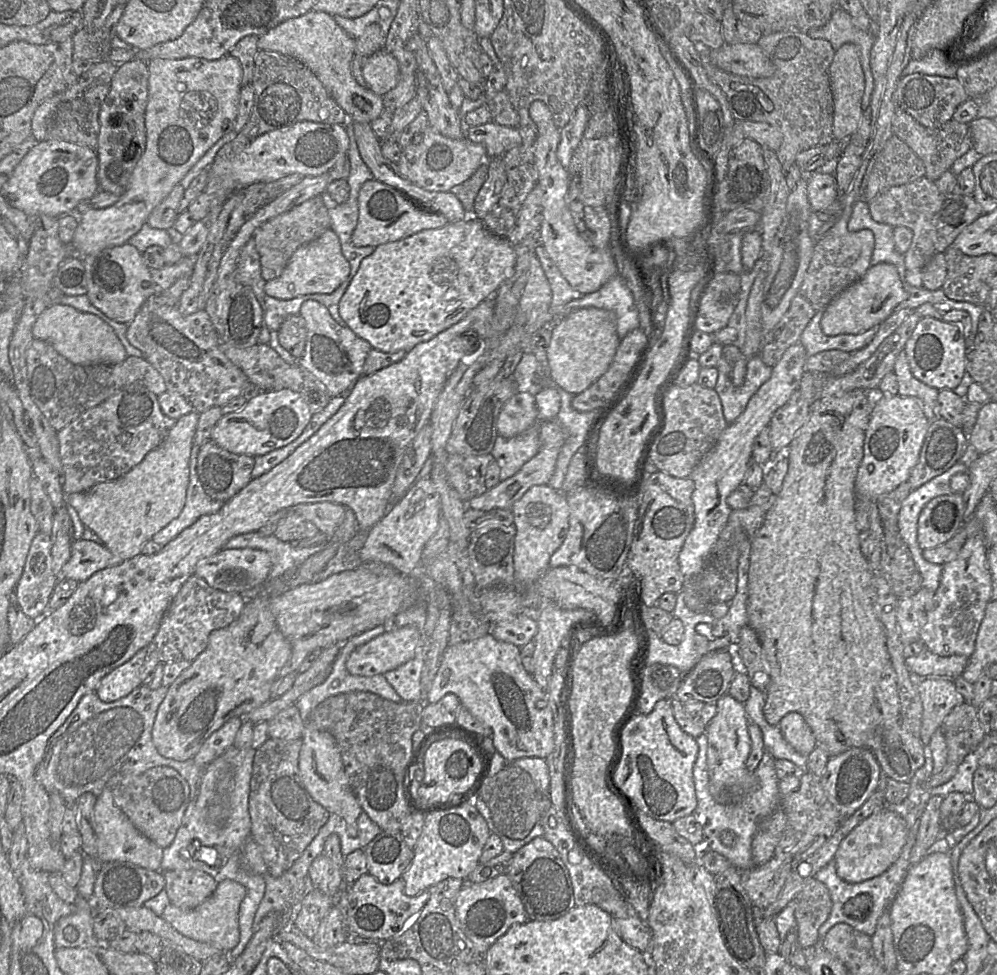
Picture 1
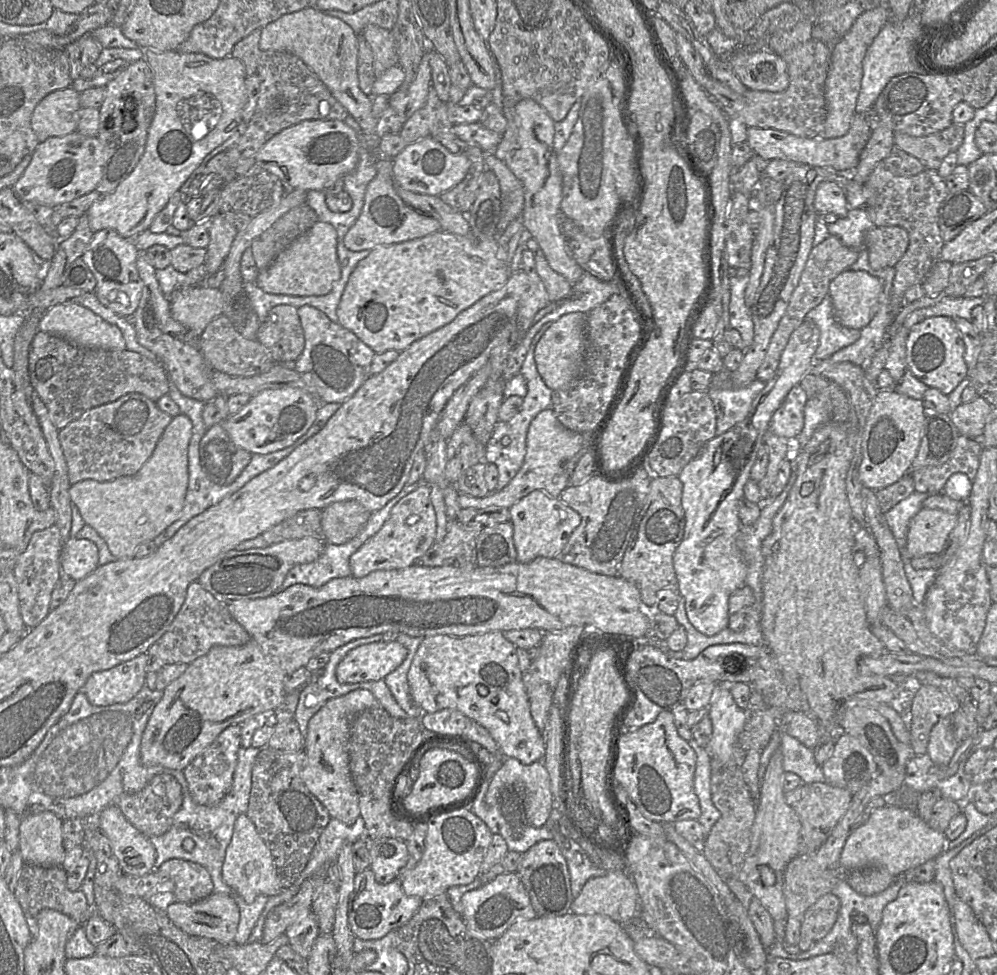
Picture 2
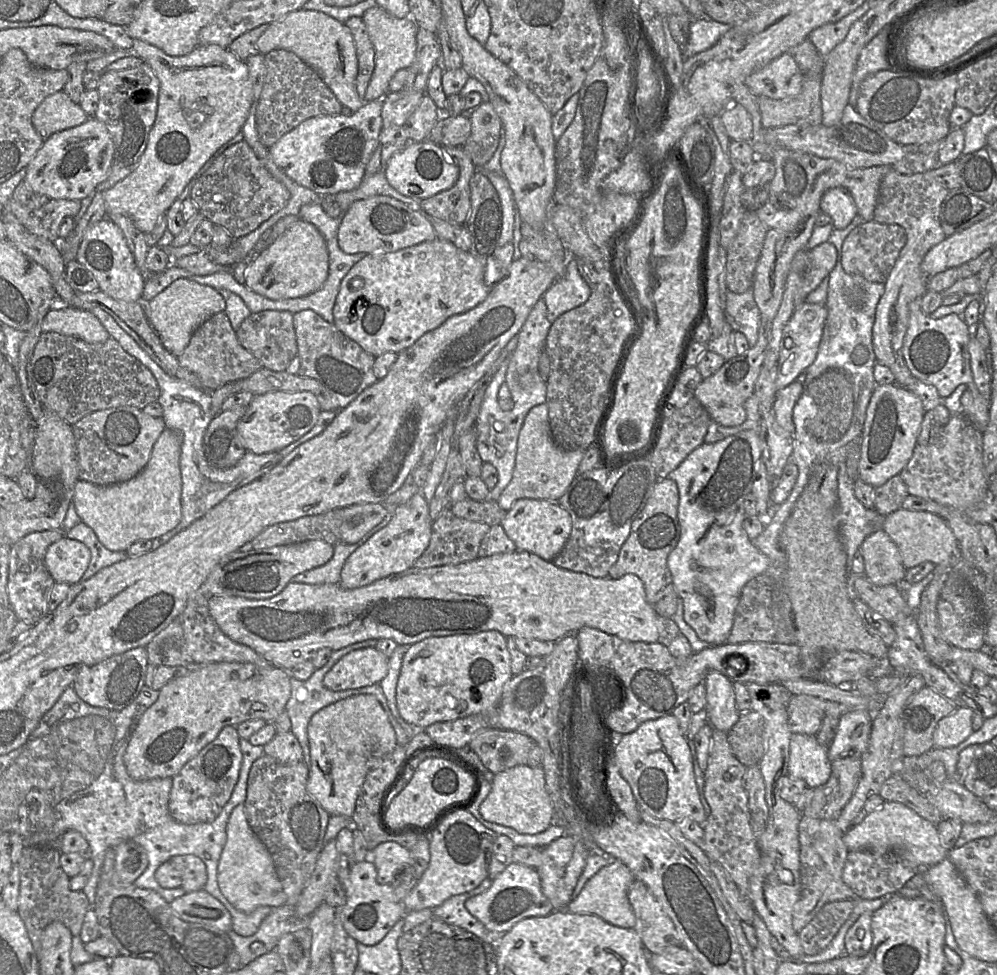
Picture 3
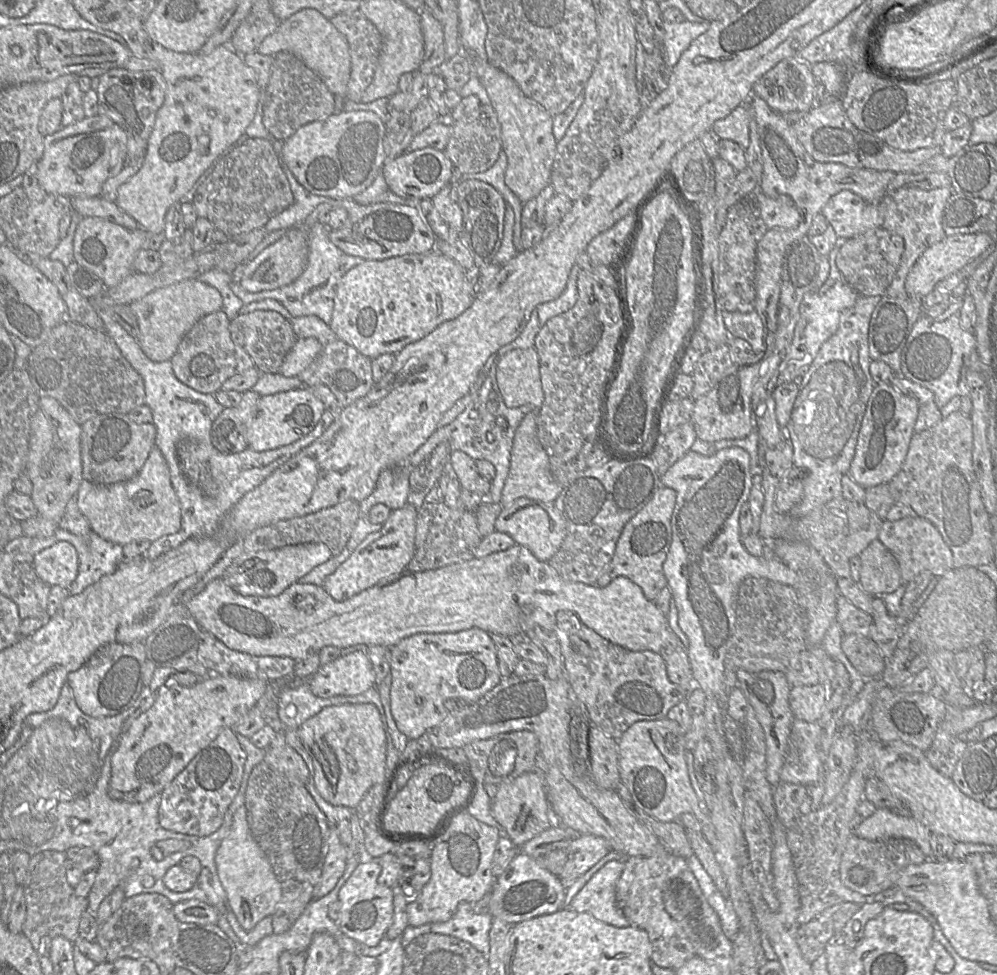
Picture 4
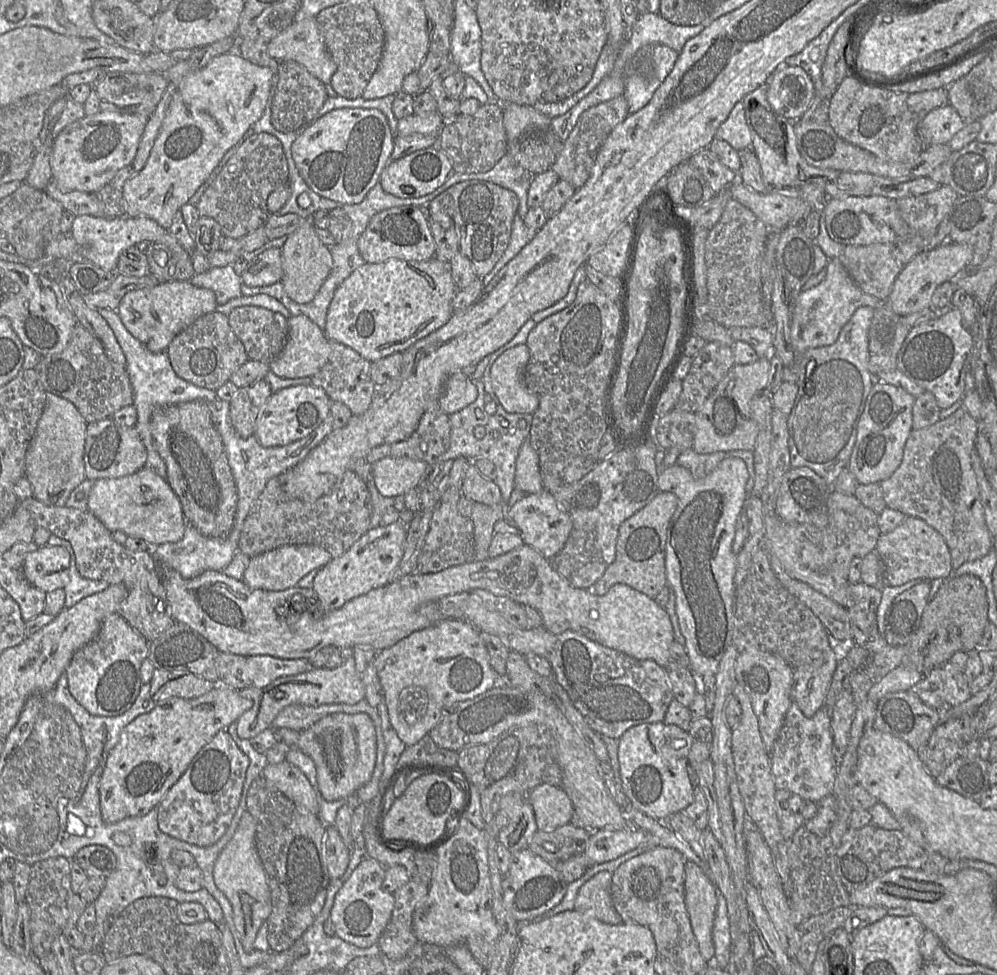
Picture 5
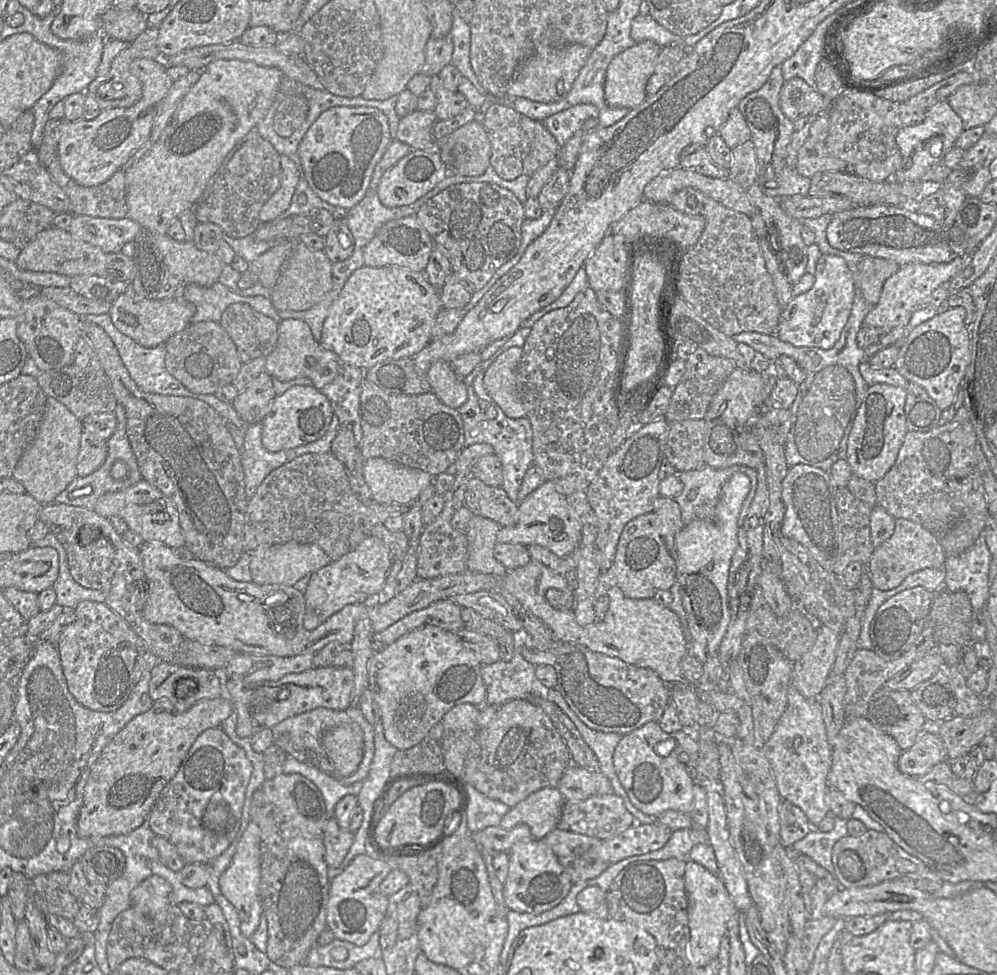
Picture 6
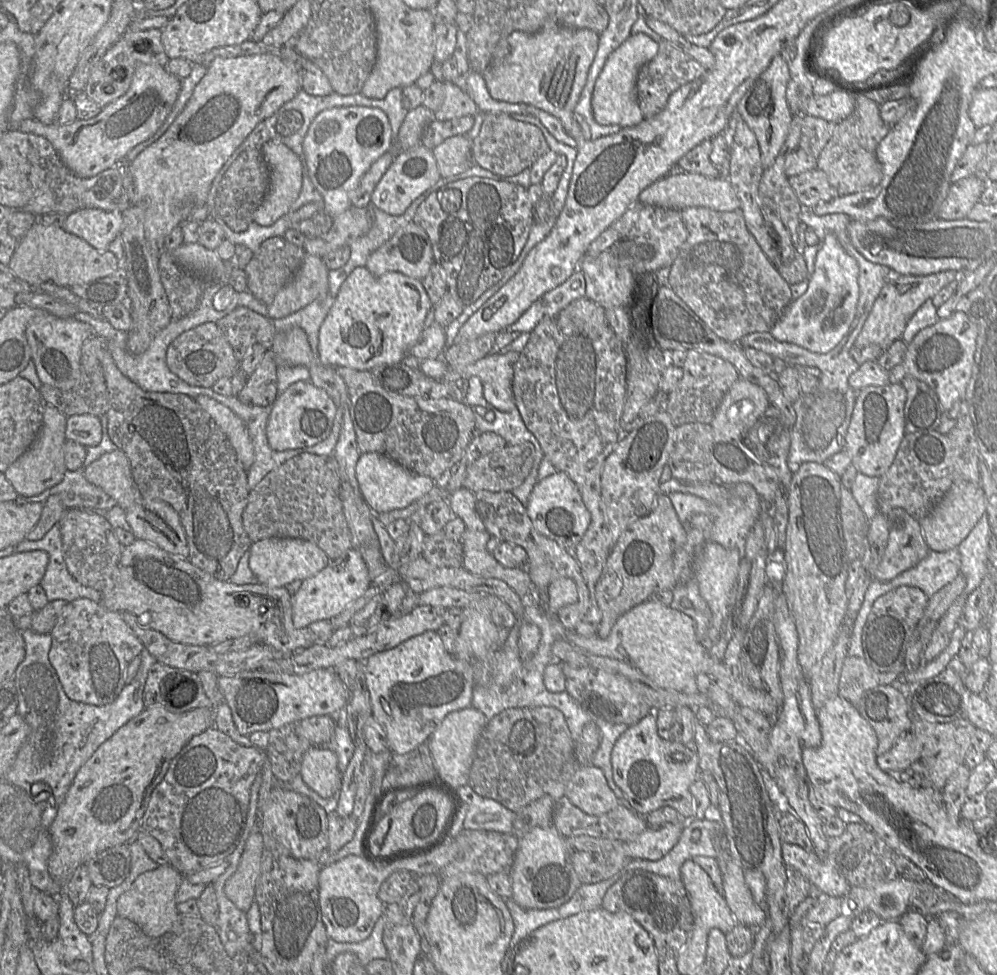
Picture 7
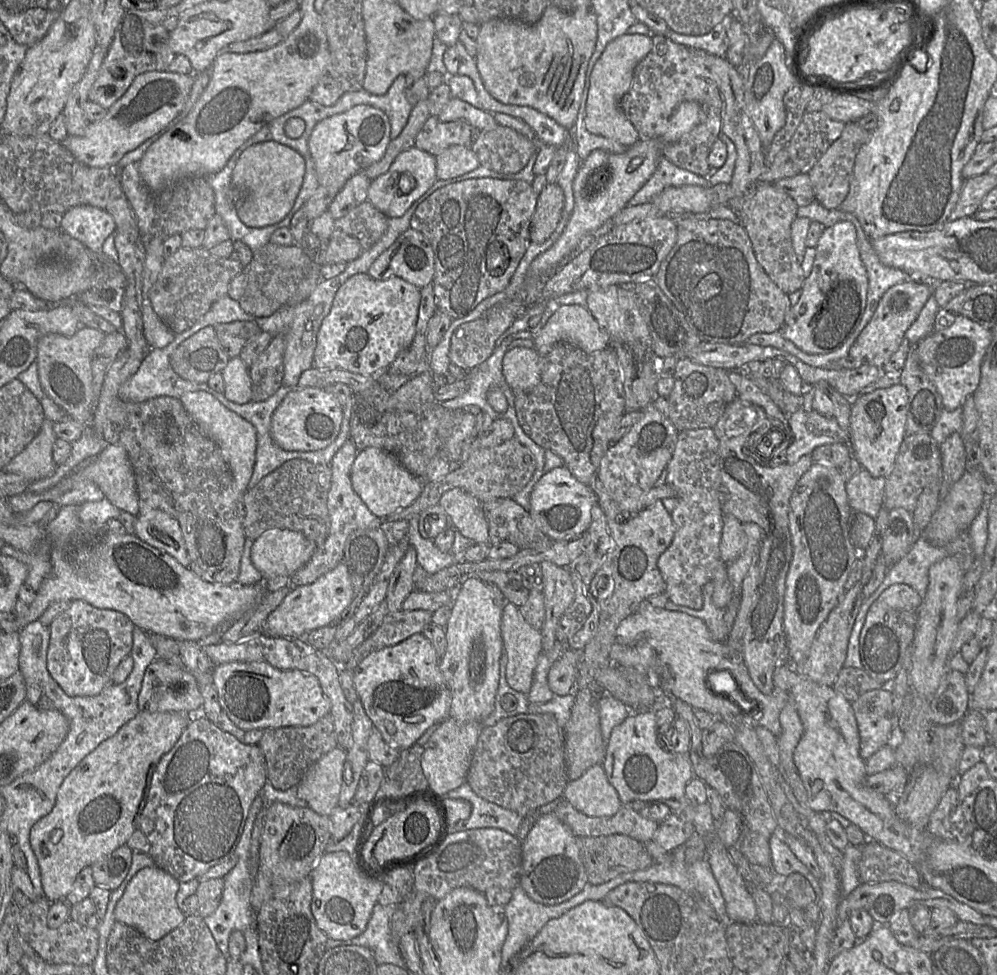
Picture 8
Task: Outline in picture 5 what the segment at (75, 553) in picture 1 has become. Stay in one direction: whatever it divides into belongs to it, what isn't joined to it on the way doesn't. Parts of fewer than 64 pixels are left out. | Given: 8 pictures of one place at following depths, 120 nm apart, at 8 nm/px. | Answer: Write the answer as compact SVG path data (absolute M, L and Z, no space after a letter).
M46 544L26 555L24 574L30 584L47 593L68 584L69 565L70 555L64 547Z

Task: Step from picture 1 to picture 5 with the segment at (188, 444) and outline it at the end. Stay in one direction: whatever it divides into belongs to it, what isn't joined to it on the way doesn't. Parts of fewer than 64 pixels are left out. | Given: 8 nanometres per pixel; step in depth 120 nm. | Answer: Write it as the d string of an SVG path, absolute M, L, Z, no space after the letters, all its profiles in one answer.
M147 467L128 476L94 481L87 509L110 532L122 531L143 539L149 546L176 543L185 533L186 519L177 495L165 479Z

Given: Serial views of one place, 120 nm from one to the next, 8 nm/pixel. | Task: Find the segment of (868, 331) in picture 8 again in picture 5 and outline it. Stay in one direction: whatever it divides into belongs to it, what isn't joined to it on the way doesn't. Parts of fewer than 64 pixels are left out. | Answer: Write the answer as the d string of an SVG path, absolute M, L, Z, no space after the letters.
M951 241L916 255L908 262L897 276L887 298L893 311L900 316L907 316L932 307L931 299L936 288L946 281L953 281L970 264L973 250L967 244Z

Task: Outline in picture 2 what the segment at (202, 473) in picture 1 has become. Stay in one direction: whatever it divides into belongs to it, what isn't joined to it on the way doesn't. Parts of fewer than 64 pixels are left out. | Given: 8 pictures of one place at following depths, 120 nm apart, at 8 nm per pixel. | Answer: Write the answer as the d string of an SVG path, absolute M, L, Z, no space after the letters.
M223 424L207 429L200 441L200 460L208 477L216 484L231 484L245 469L252 454L236 446Z

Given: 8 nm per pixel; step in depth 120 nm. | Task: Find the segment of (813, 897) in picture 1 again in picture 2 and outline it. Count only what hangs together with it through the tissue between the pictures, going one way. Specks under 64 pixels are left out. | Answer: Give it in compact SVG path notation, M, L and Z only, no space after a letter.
M832 892L820 897L807 909L797 943L801 951L809 950L829 933L836 922L839 909L840 899Z

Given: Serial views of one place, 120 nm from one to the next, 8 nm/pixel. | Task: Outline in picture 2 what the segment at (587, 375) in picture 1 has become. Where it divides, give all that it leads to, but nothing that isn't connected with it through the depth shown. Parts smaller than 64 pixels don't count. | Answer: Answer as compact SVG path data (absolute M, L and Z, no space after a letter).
M573 312L552 323L537 343L534 352L537 370L552 391L567 388L567 385L579 376L584 359L585 336L586 314Z

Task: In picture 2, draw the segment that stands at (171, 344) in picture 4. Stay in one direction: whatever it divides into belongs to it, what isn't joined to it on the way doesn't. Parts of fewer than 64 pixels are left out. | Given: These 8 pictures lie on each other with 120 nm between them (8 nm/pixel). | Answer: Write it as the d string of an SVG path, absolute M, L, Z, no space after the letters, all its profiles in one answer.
M187 286L169 296L172 317L200 337L208 324L223 314L223 298L219 288Z

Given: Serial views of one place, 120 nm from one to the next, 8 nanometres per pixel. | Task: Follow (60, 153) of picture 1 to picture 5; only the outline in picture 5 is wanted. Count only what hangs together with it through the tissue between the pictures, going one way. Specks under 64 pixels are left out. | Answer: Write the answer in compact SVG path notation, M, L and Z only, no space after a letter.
M99 111L67 125L55 138L50 159L52 180L59 188L79 190L93 193L100 190L123 167L135 158L139 141L147 124L148 118L142 115L113 111Z

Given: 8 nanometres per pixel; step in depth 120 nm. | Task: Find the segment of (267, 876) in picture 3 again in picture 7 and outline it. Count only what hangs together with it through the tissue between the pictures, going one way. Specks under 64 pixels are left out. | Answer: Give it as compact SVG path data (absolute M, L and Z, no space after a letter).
M254 828L246 841L236 871L224 885L227 898L244 913L255 901L255 887L261 869L262 851L263 837Z

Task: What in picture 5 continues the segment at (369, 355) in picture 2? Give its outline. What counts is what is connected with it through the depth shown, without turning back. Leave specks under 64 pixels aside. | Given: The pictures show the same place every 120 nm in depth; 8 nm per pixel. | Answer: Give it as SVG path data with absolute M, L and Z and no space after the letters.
M329 340L331 353L327 363L310 377L311 385L322 388L331 401L344 403L352 415L363 414L370 406L375 383L370 376L371 362L358 352L342 343Z

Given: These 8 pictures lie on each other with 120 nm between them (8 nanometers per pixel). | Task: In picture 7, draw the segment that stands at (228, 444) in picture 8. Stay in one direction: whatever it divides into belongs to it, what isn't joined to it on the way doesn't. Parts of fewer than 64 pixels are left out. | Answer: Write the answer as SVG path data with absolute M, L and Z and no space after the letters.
M199 395L194 399L227 436L243 469L248 472L254 461L254 449L245 423L230 408L211 397Z

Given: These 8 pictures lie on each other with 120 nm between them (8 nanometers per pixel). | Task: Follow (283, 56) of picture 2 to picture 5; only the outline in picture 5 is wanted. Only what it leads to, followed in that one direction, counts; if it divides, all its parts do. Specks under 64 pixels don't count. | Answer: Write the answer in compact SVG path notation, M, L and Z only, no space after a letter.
M279 61L276 91L271 106L271 123L282 133L290 133L310 123L328 98L327 86L295 61Z

